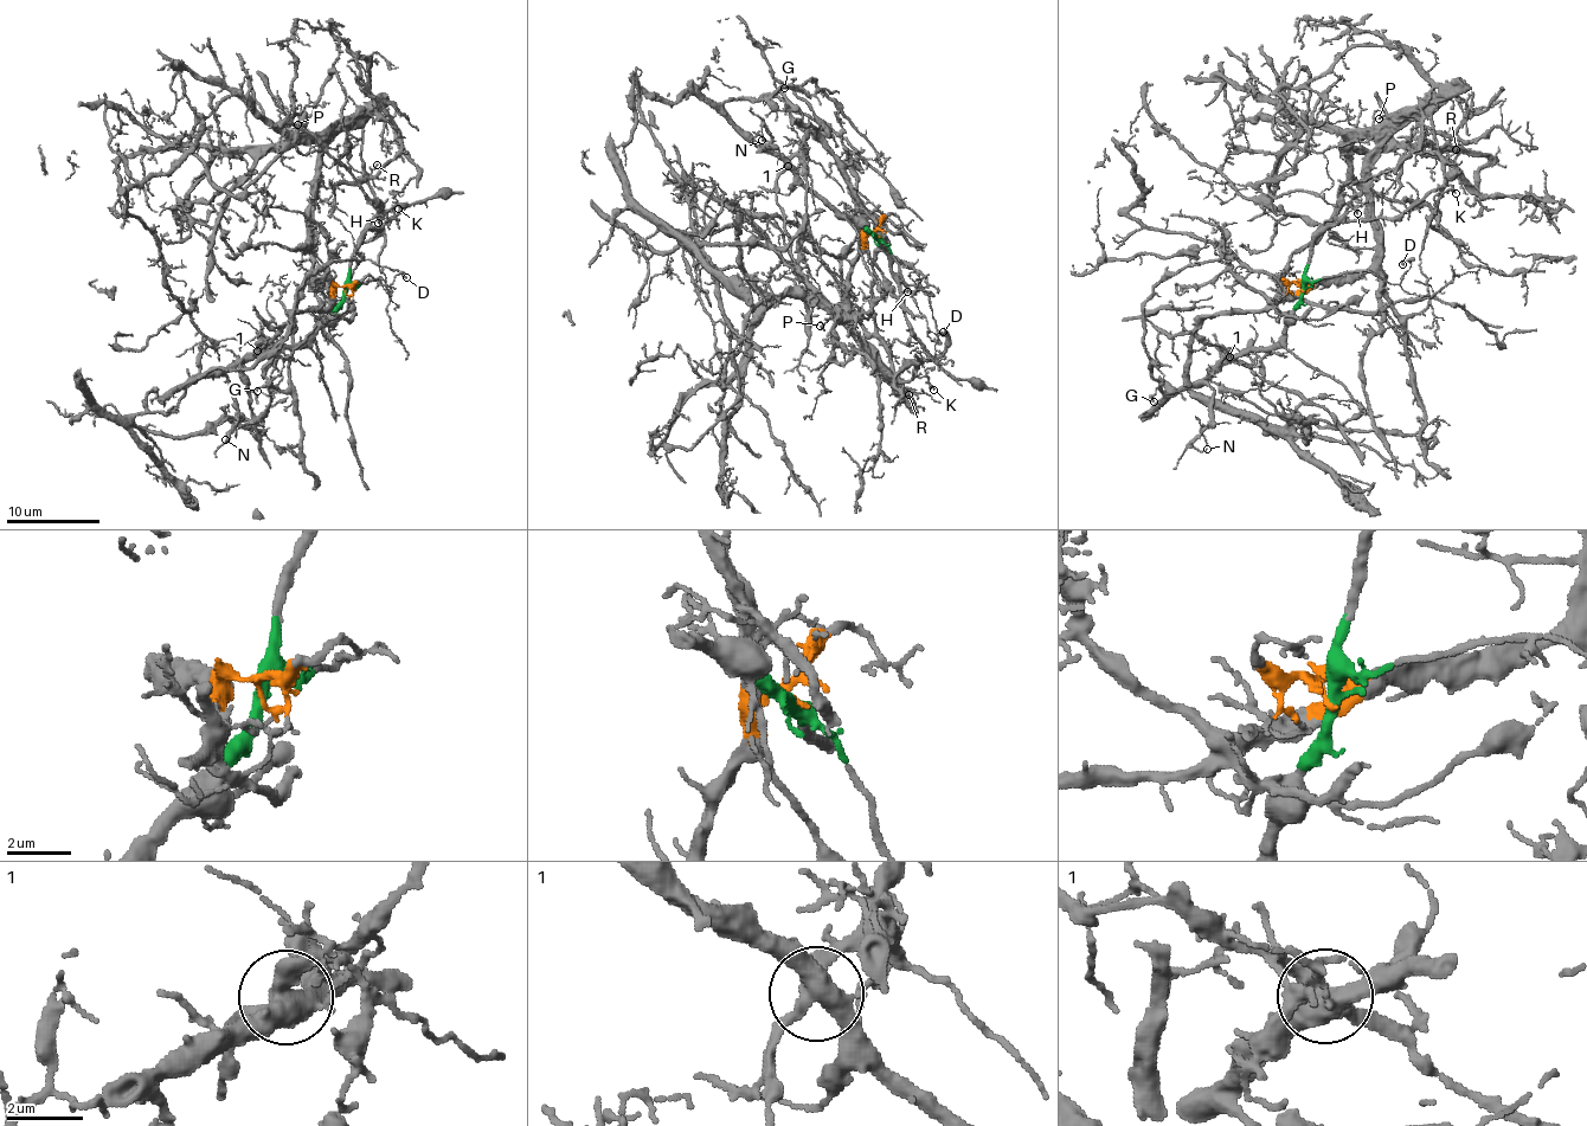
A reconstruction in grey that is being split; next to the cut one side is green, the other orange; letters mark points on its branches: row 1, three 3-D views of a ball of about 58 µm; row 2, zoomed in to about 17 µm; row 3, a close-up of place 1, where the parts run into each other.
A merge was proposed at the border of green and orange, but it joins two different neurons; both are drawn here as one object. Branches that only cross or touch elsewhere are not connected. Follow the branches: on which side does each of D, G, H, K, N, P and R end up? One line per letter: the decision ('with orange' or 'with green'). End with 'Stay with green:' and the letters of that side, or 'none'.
D: with green
G: with green
H: with green
K: with orange
N: with green
P: with orange
R: with orange
Stay with green: D, G, H, N

